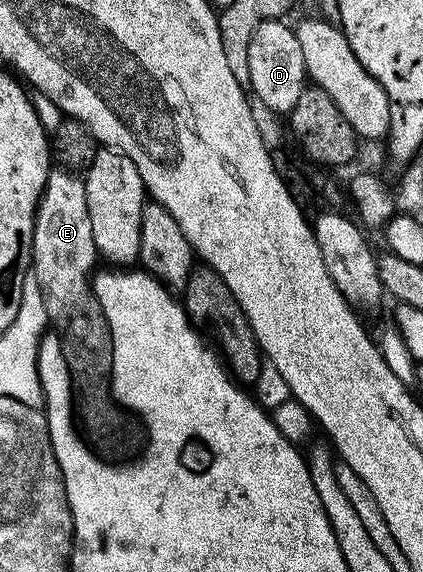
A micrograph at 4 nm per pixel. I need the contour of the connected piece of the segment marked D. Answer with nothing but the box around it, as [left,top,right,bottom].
[248,18,308,114]

